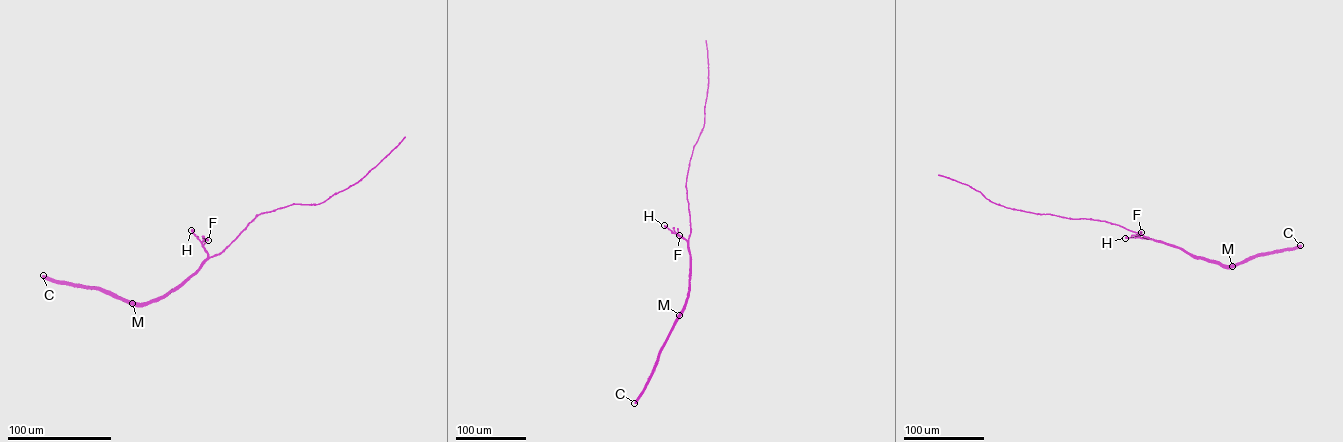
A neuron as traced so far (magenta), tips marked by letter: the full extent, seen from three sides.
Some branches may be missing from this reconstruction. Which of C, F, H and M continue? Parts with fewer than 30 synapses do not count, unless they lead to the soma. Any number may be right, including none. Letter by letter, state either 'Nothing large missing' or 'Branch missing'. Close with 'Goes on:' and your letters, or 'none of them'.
C: Nothing large missing
F: Nothing large missing
H: Nothing large missing
M: Nothing large missing
Goes on: none of them

